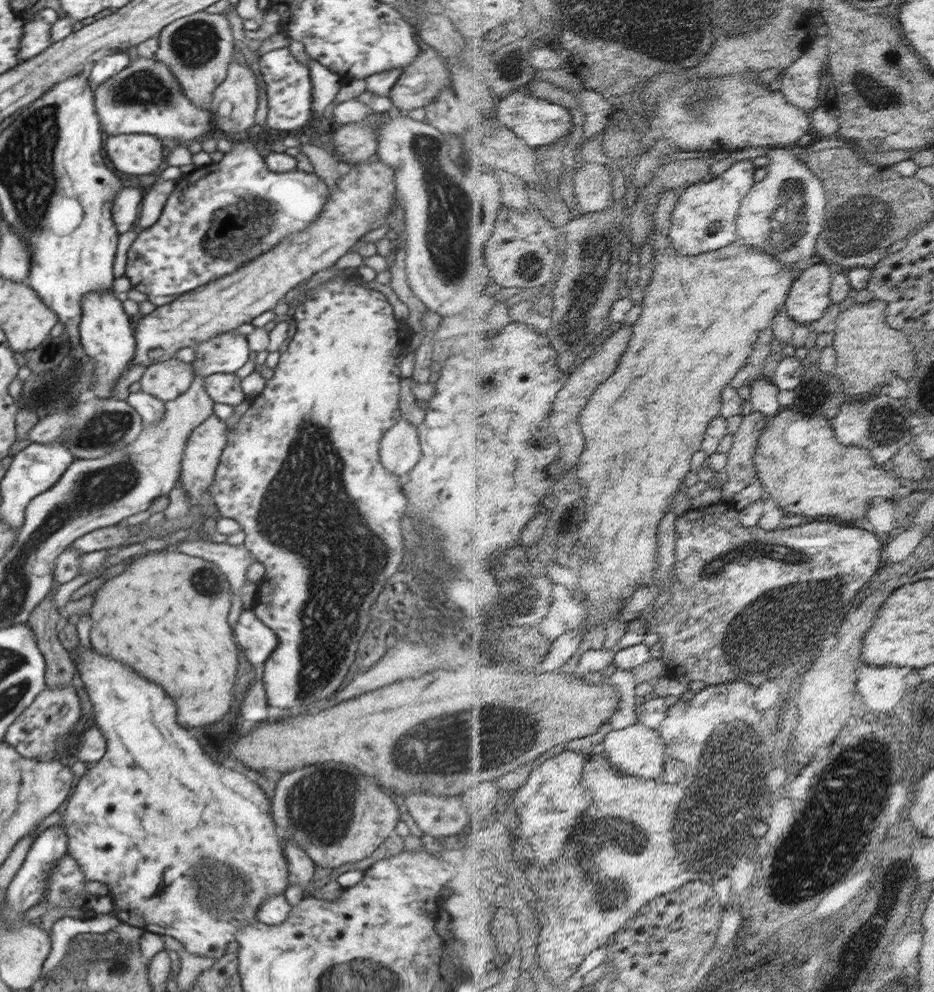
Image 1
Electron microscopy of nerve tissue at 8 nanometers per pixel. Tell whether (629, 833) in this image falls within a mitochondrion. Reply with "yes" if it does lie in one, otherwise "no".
yes

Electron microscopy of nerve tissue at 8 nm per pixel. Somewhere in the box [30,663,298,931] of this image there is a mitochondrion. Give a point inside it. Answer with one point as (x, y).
(234, 882)

